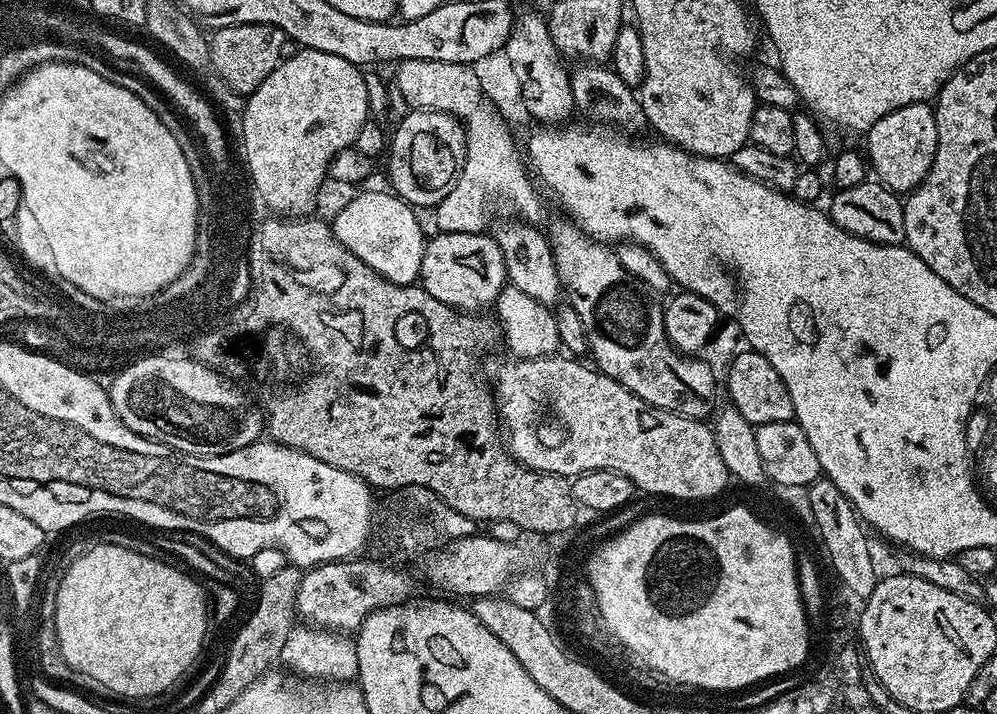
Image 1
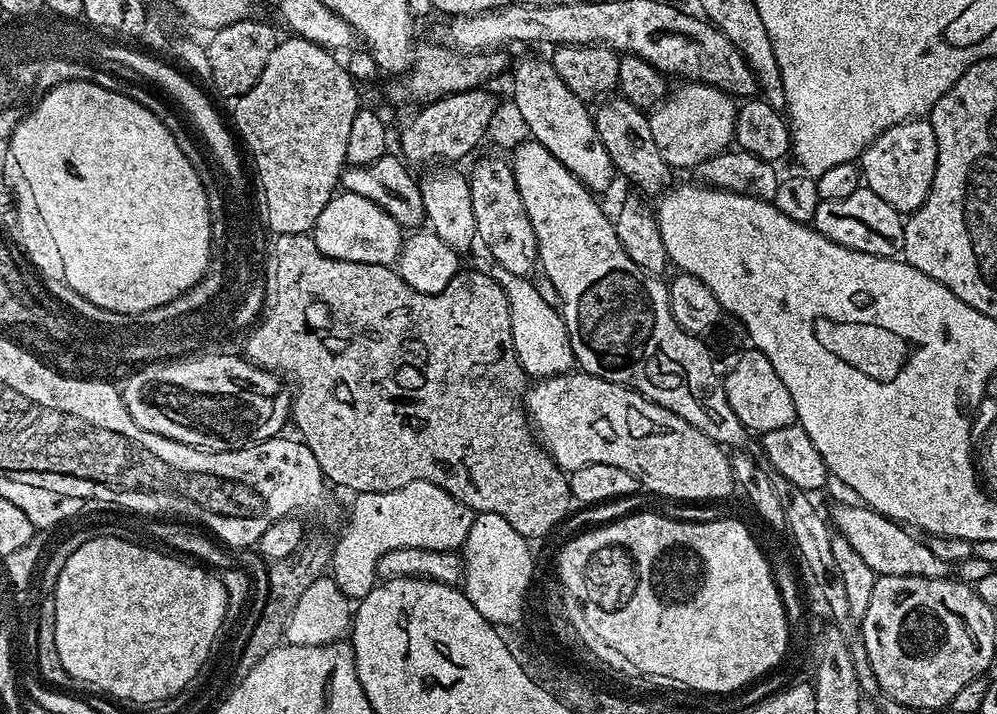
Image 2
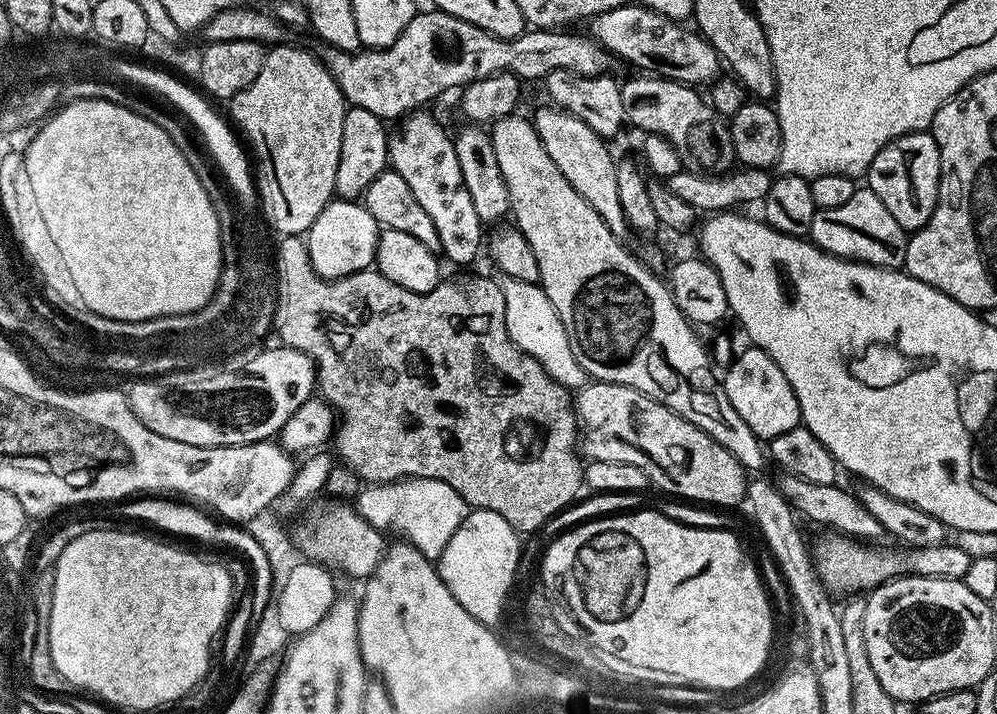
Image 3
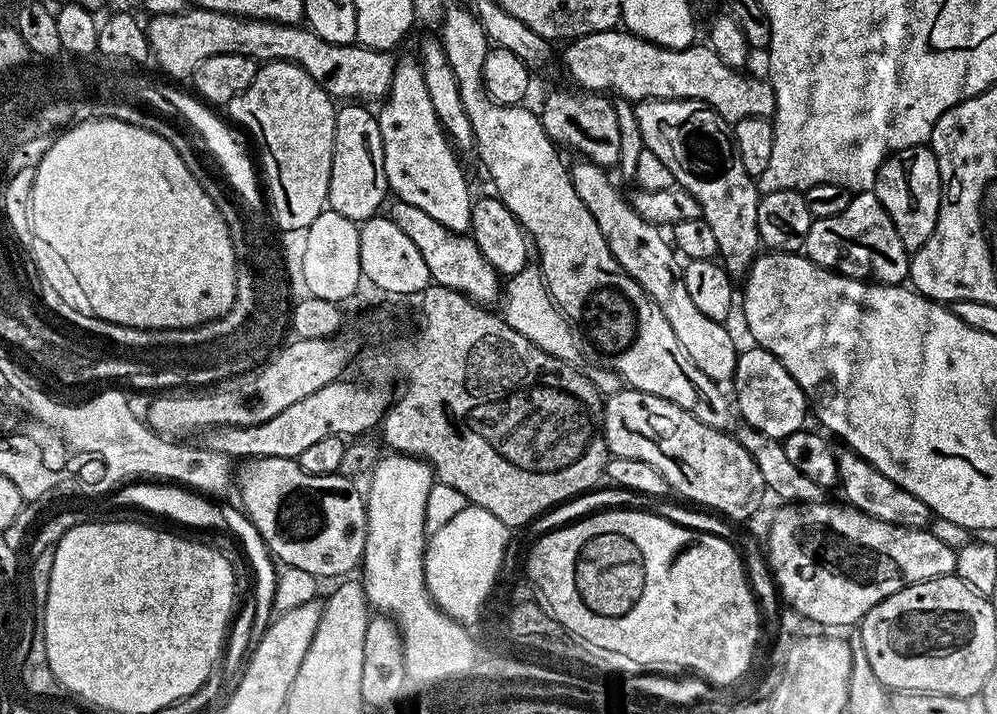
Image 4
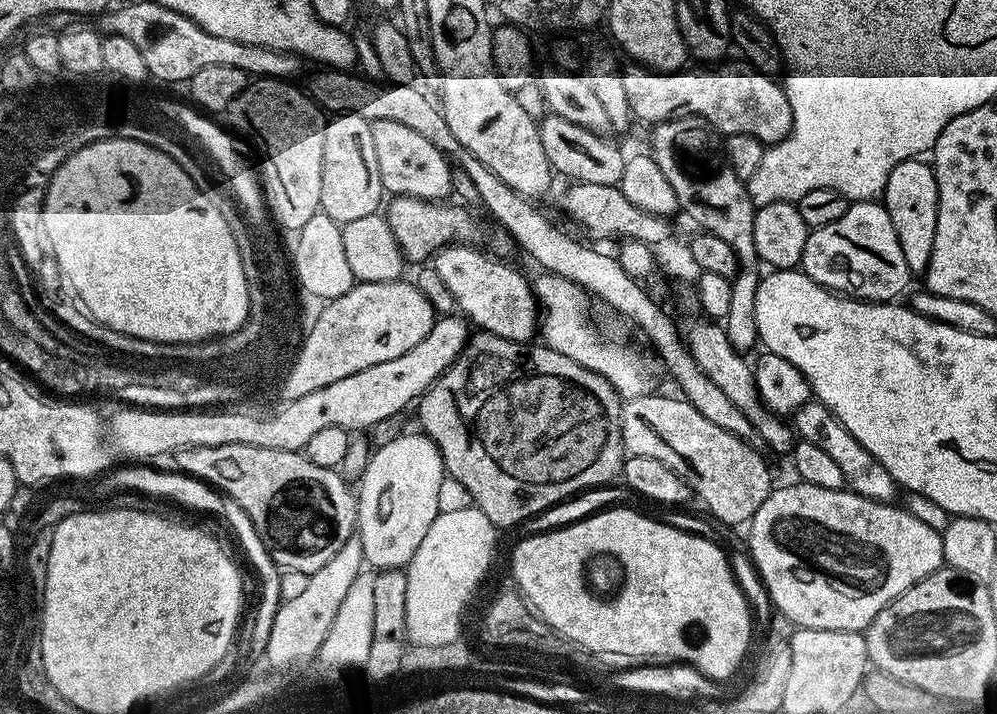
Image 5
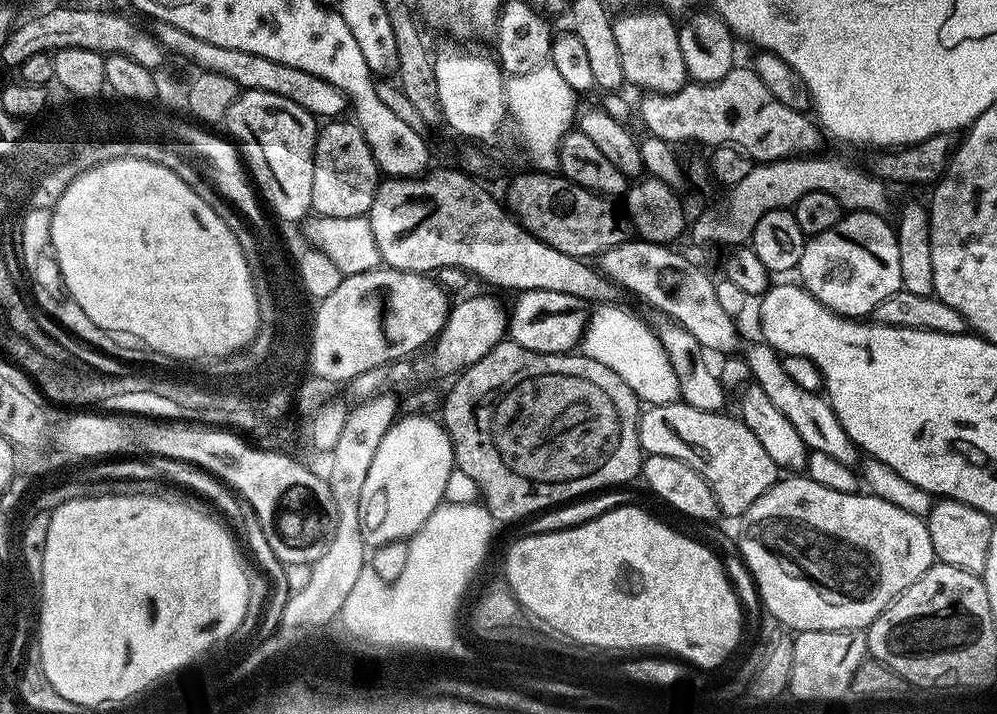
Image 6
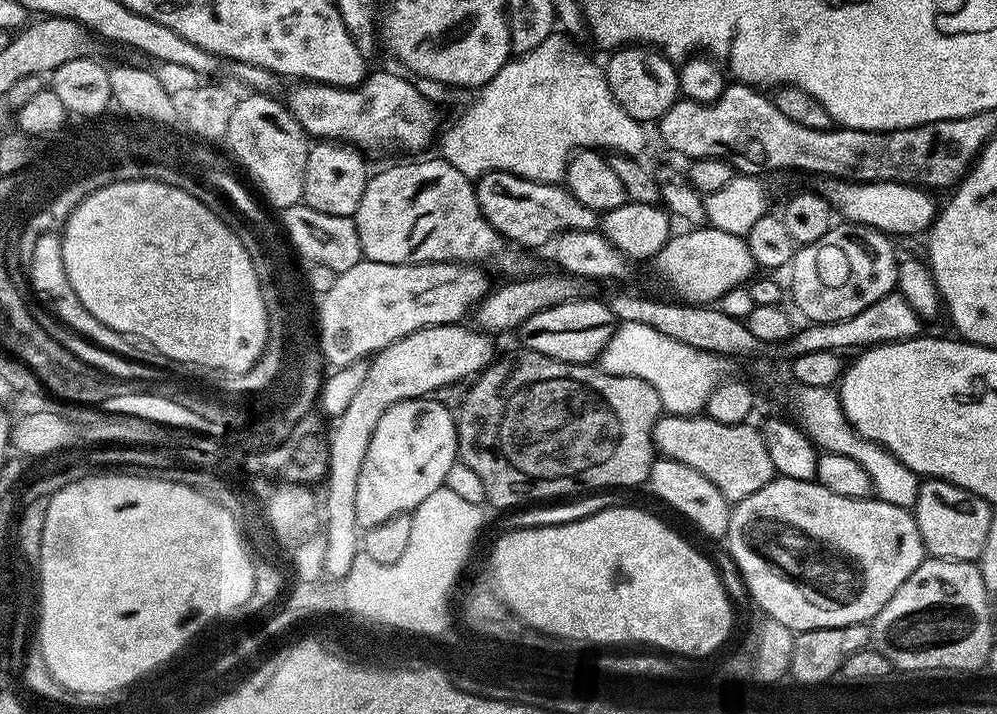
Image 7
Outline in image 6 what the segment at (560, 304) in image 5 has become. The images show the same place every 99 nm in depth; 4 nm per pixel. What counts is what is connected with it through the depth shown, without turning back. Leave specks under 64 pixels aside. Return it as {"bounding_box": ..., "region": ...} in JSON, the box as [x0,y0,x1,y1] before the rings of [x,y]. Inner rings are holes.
{"bounding_box":[579,302,680,405],"region":[[[609,302],[591,309],[588,325],[580,338],[579,351],[586,358],[594,358],[594,362],[602,362],[602,366],[614,370],[614,374],[634,390],[636,399],[645,405],[677,403],[680,400],[678,378],[670,367],[668,355],[662,350],[660,339],[634,313],[617,306],[617,303]]]}

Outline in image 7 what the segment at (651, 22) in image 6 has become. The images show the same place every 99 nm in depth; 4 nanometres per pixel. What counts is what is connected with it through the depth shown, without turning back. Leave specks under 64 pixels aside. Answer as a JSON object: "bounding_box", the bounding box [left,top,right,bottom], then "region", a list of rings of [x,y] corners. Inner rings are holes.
{"bounding_box":[603,46,681,122],"region":[[[629,46],[615,49],[611,53],[608,64],[603,65],[603,71],[609,80],[609,88],[614,99],[620,104],[626,114],[641,122],[658,122],[681,99],[680,73],[677,65],[663,51],[651,46]]]}

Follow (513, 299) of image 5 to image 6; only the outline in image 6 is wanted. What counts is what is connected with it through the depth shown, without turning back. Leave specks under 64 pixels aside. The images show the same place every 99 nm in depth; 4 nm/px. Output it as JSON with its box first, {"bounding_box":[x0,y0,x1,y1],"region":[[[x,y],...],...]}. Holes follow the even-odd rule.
{"bounding_box":[507,290,590,353],"region":[[[554,290],[522,292],[515,300],[516,305],[511,305],[510,308],[507,330],[507,335],[515,344],[535,352],[567,353],[571,353],[579,345],[590,315],[585,301],[570,294],[558,294]]]}

